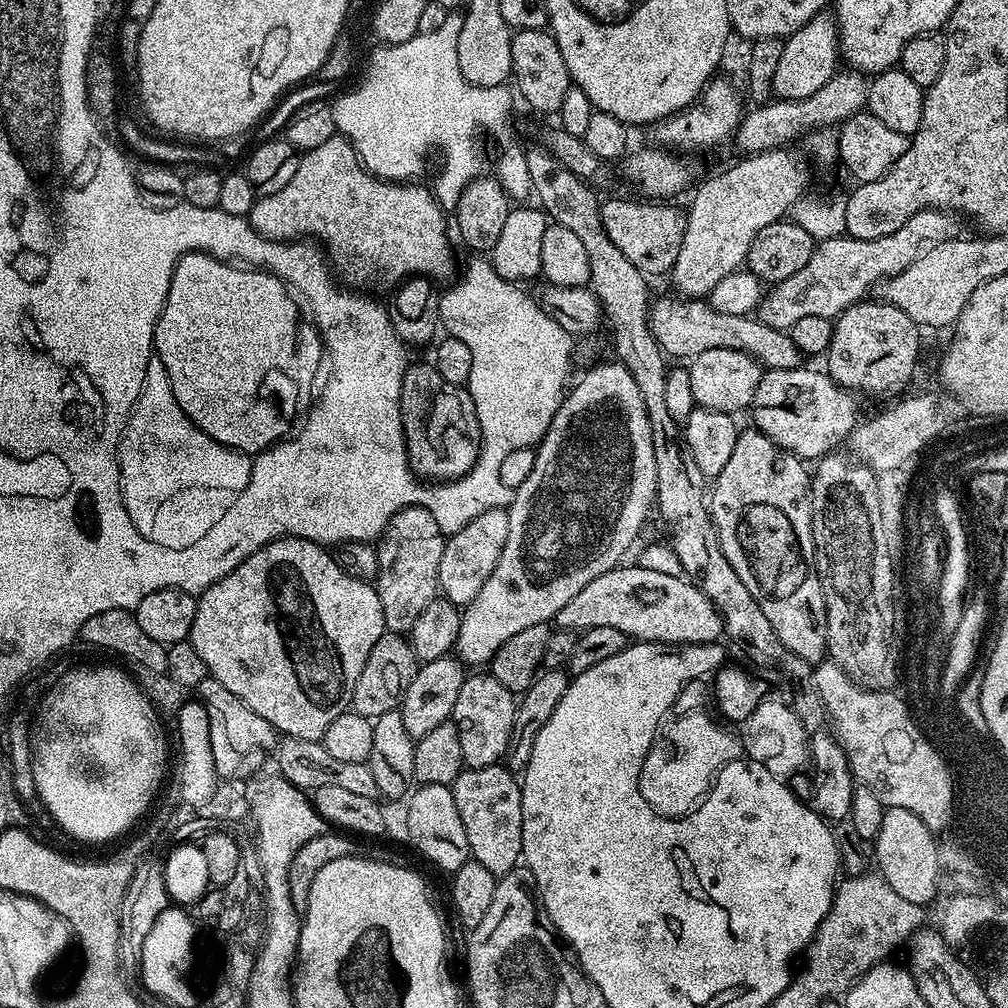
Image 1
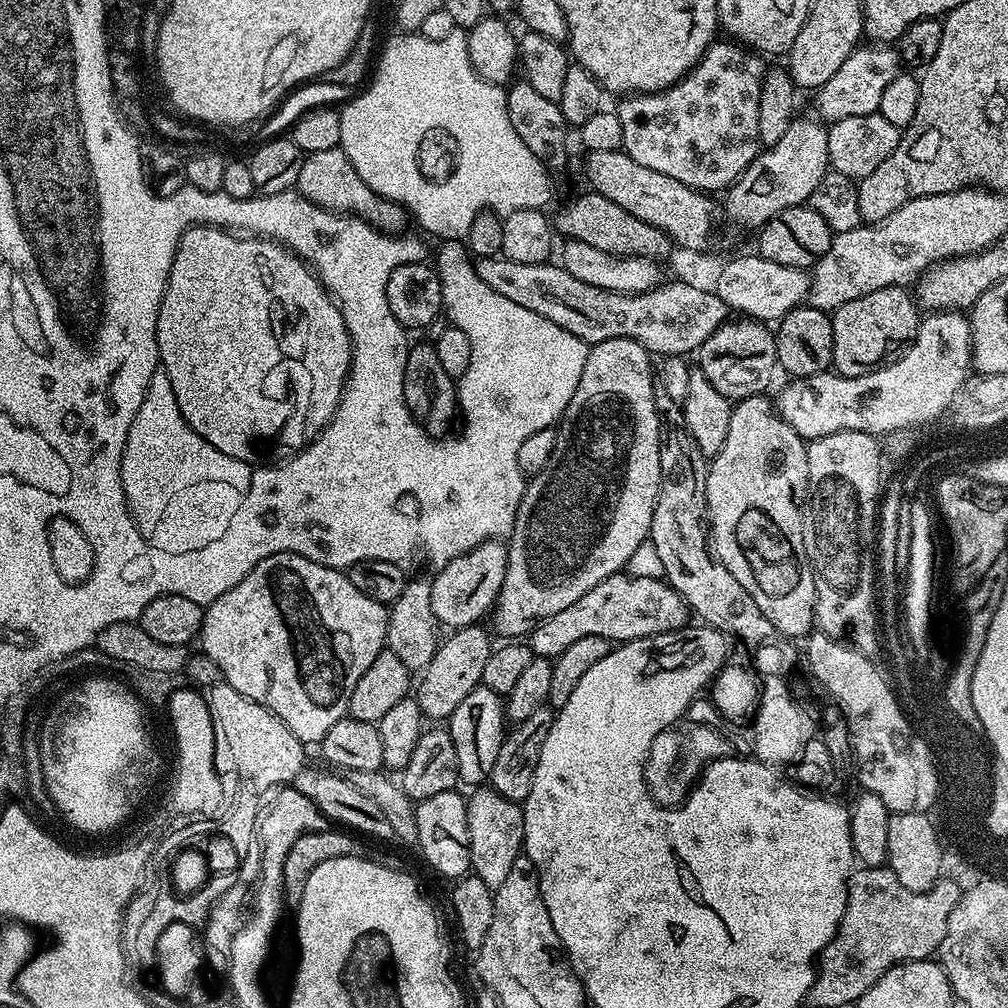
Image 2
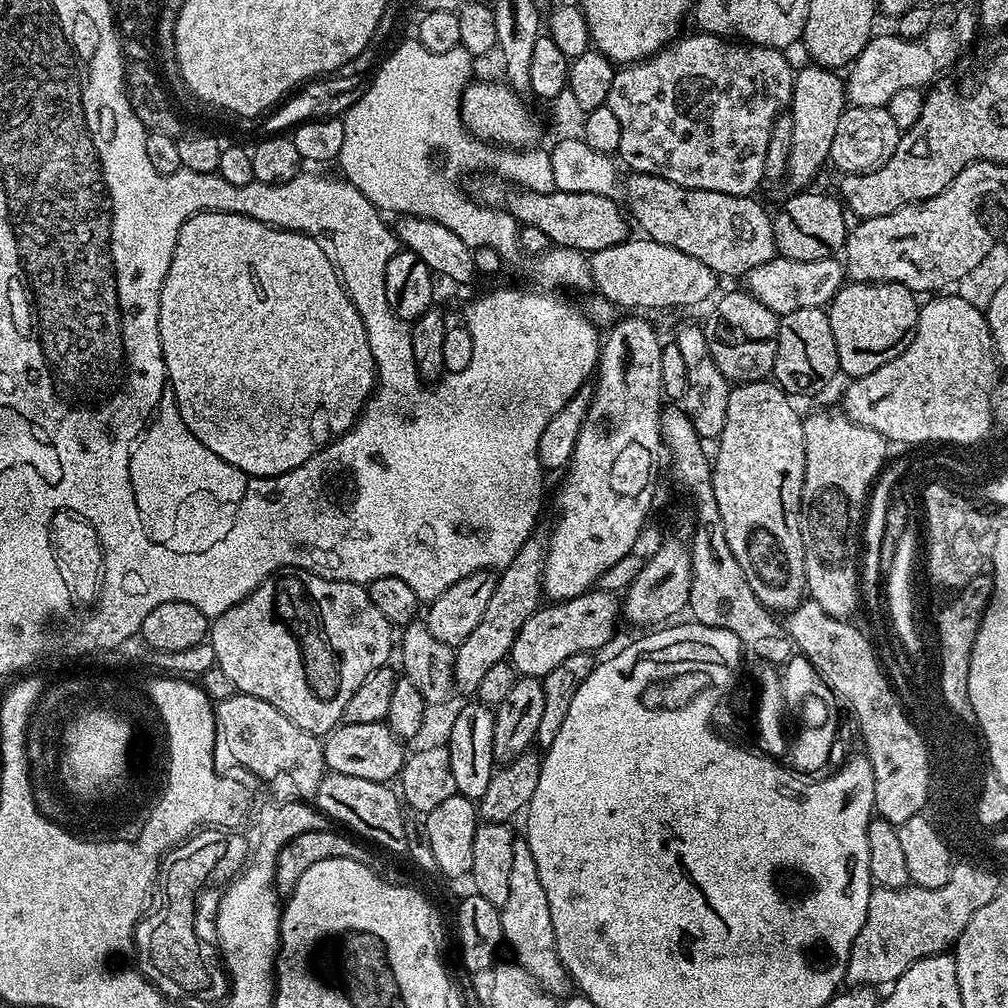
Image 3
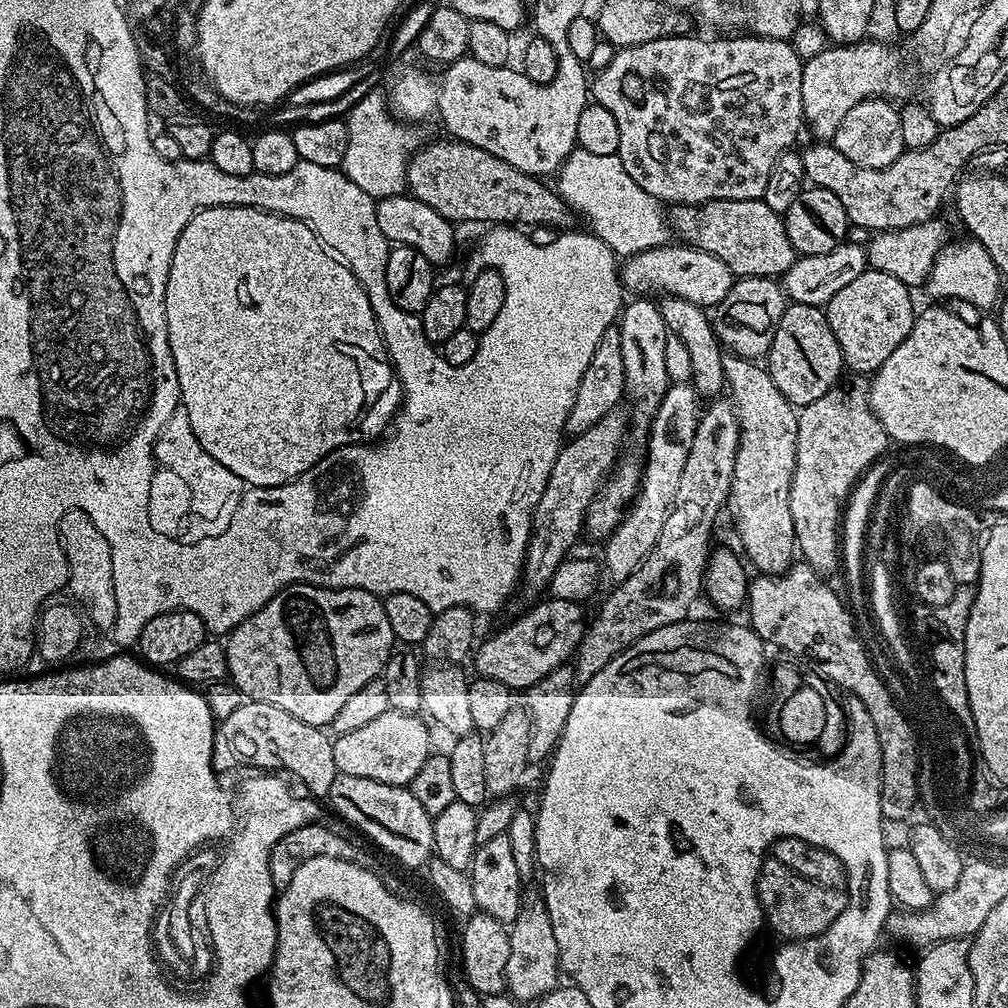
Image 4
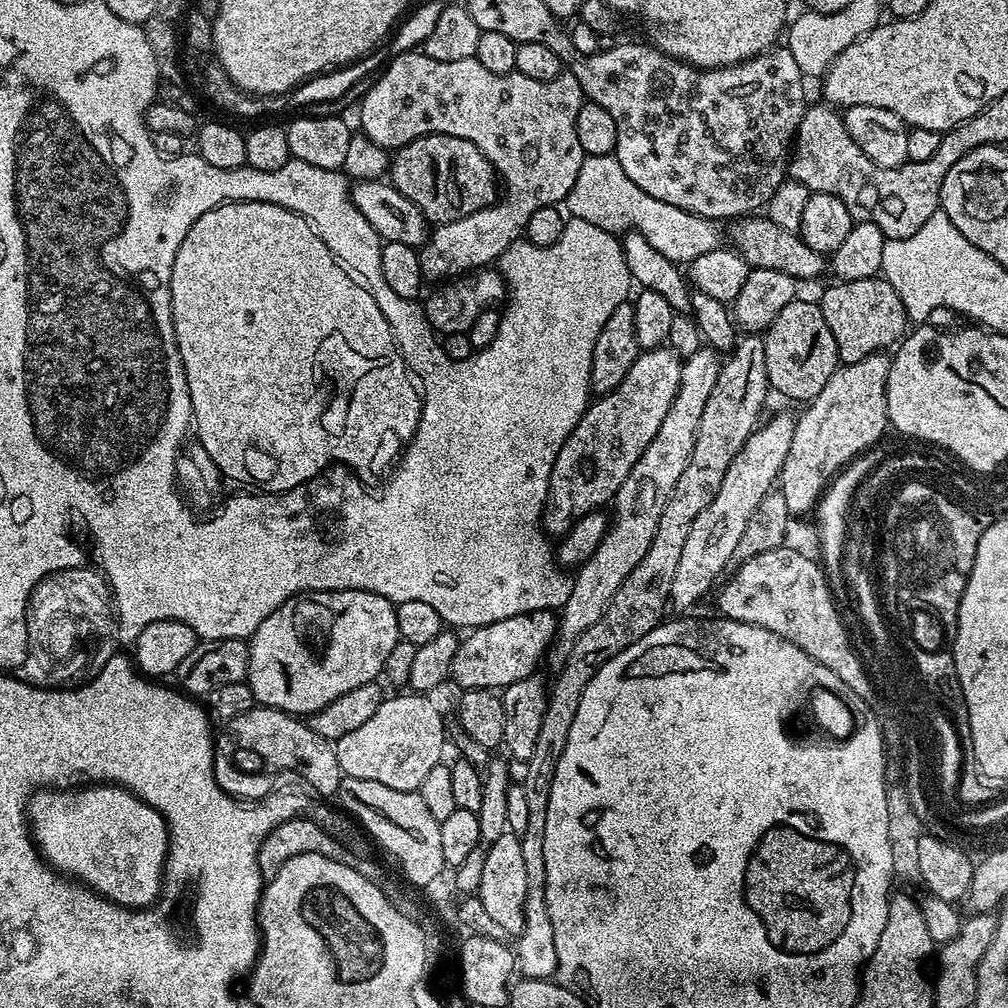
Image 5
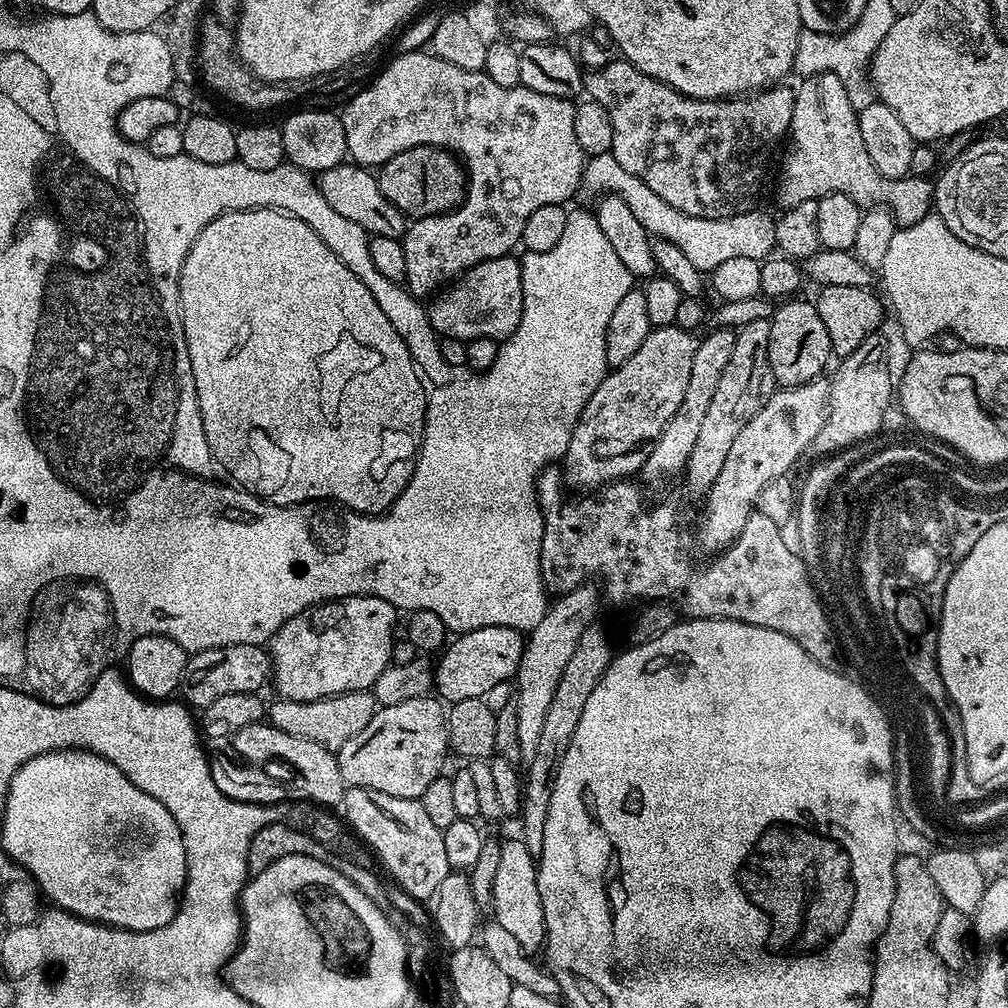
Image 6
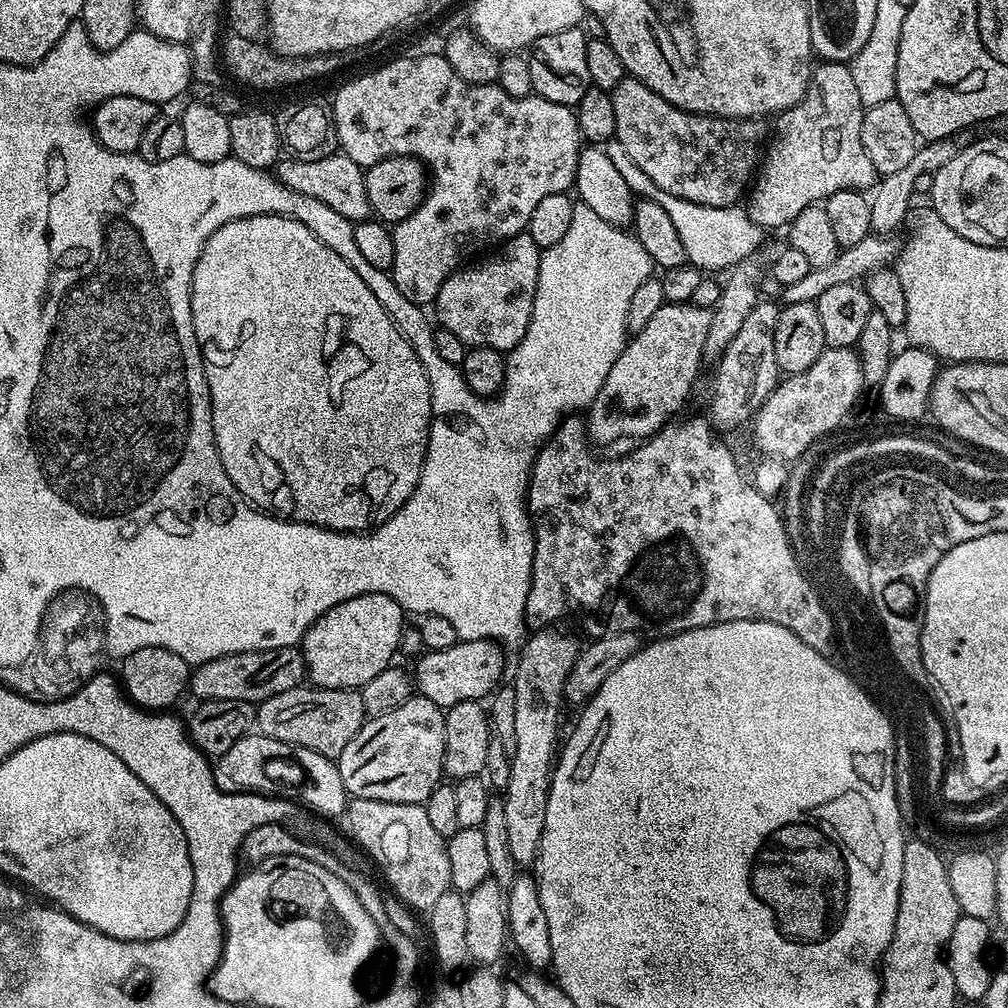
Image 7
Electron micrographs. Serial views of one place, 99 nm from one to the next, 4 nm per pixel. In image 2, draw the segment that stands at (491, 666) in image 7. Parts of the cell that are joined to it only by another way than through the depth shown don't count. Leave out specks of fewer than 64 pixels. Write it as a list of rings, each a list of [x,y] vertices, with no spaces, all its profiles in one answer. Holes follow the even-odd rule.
[[[617,574],[598,582],[598,586],[594,586],[594,590],[586,590],[586,594],[578,598],[578,602],[566,606],[566,610],[561,610],[559,614],[536,625],[530,633],[530,647],[537,657],[555,658],[562,654],[562,650],[566,650],[566,646],[570,646],[570,642],[578,642],[578,638],[601,636],[613,642],[641,640],[647,636],[676,632],[689,623],[688,616],[690,617],[688,604],[670,587],[667,580]]]

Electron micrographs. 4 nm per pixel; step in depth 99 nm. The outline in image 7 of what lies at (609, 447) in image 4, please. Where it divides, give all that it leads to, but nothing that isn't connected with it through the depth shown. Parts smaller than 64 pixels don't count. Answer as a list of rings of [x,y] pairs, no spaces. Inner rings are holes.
[[[665,302],[658,310],[654,310],[654,318],[650,318],[650,322],[646,322],[646,326],[642,326],[642,330],[635,333],[624,345],[622,354],[618,354],[618,362],[610,366],[610,374],[606,374],[606,382],[602,382],[602,390],[598,390],[586,409],[588,438],[593,445],[612,444],[615,440],[643,442],[679,413],[676,411],[683,406],[684,399],[691,394],[692,387],[696,384],[696,375],[699,374],[700,364],[704,360],[706,330],[710,330],[711,317],[711,308],[694,306],[690,302]]]

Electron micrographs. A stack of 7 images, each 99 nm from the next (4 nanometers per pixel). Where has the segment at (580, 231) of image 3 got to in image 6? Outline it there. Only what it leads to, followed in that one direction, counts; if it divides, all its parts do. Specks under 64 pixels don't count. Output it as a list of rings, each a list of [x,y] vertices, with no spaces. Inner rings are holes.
[[[414,146],[394,154],[379,165],[378,183],[382,194],[408,218],[442,216],[464,201],[466,169],[453,153],[434,146]]]

